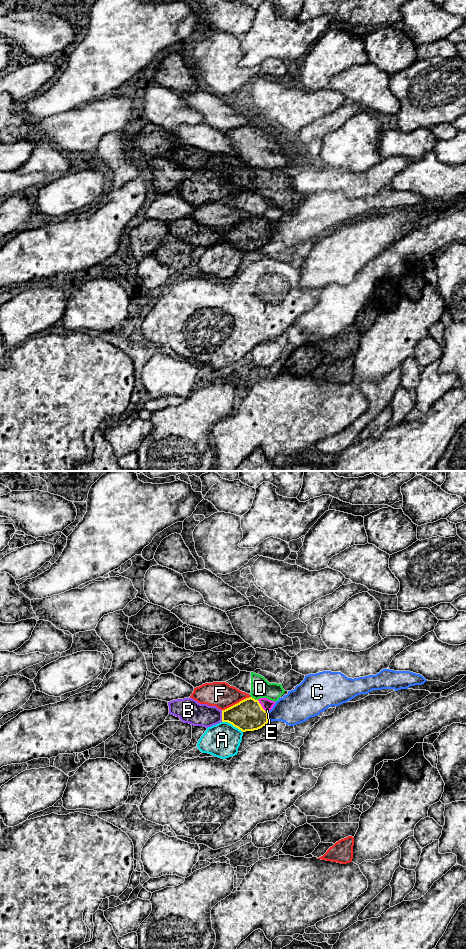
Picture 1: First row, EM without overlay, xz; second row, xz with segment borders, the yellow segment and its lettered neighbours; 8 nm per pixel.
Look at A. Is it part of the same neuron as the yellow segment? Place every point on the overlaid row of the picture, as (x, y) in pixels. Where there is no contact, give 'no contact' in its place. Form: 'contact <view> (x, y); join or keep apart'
contact xz (232, 724); keep apart

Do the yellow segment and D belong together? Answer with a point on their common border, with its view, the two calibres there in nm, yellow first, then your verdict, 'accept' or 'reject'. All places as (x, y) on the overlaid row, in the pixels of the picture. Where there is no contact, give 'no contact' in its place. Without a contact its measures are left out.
meets yellow in xz at (253, 698); 260 nm thick on the yellow side, 160 nm on the other; reject

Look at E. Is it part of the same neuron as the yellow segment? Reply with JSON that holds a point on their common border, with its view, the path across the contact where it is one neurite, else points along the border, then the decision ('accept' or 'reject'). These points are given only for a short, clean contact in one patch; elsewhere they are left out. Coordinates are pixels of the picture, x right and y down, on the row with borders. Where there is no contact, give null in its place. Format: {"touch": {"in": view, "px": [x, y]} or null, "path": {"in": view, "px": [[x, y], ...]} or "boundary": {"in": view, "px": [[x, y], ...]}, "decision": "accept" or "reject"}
{"touch": {"in": "xz", "px": [261, 706]}, "decision": "accept"}

